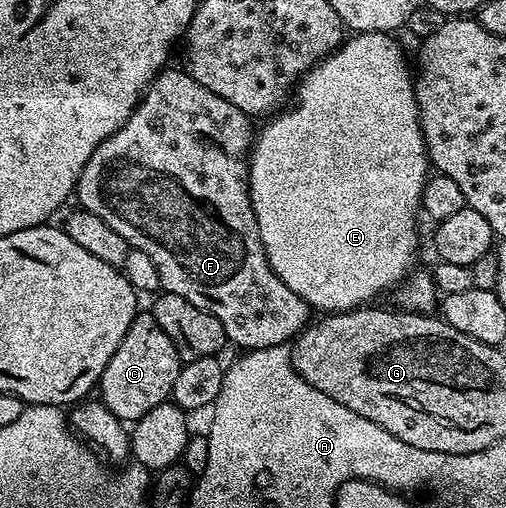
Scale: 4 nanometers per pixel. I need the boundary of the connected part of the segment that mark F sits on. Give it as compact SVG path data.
M171 69L160 70L159 75L143 91L129 120L125 120L125 124L121 124L121 128L117 128L117 132L113 132L113 136L109 136L95 147L79 177L78 205L84 210L93 212L93 216L101 216L101 220L105 220L105 224L109 224L109 228L113 228L113 232L117 232L117 236L121 236L127 241L130 249L145 252L145 256L149 256L149 260L153 260L153 265L157 268L160 287L166 293L185 296L189 300L189 304L197 304L197 308L208 310L210 314L217 316L217 320L221 320L221 324L225 328L228 343L236 342L237 345L243 346L244 351L290 343L292 339L302 334L308 325L309 307L305 300L301 300L301 296L297 296L297 292L289 292L289 288L285 288L283 281L275 275L265 256L265 248L261 244L261 236L251 203L249 181L248 158L253 145L252 119L241 113L233 104L229 104L229 100L217 96L217 92L209 92L209 88L197 84L197 80L193 80L193 76L188 74L186 69Z

